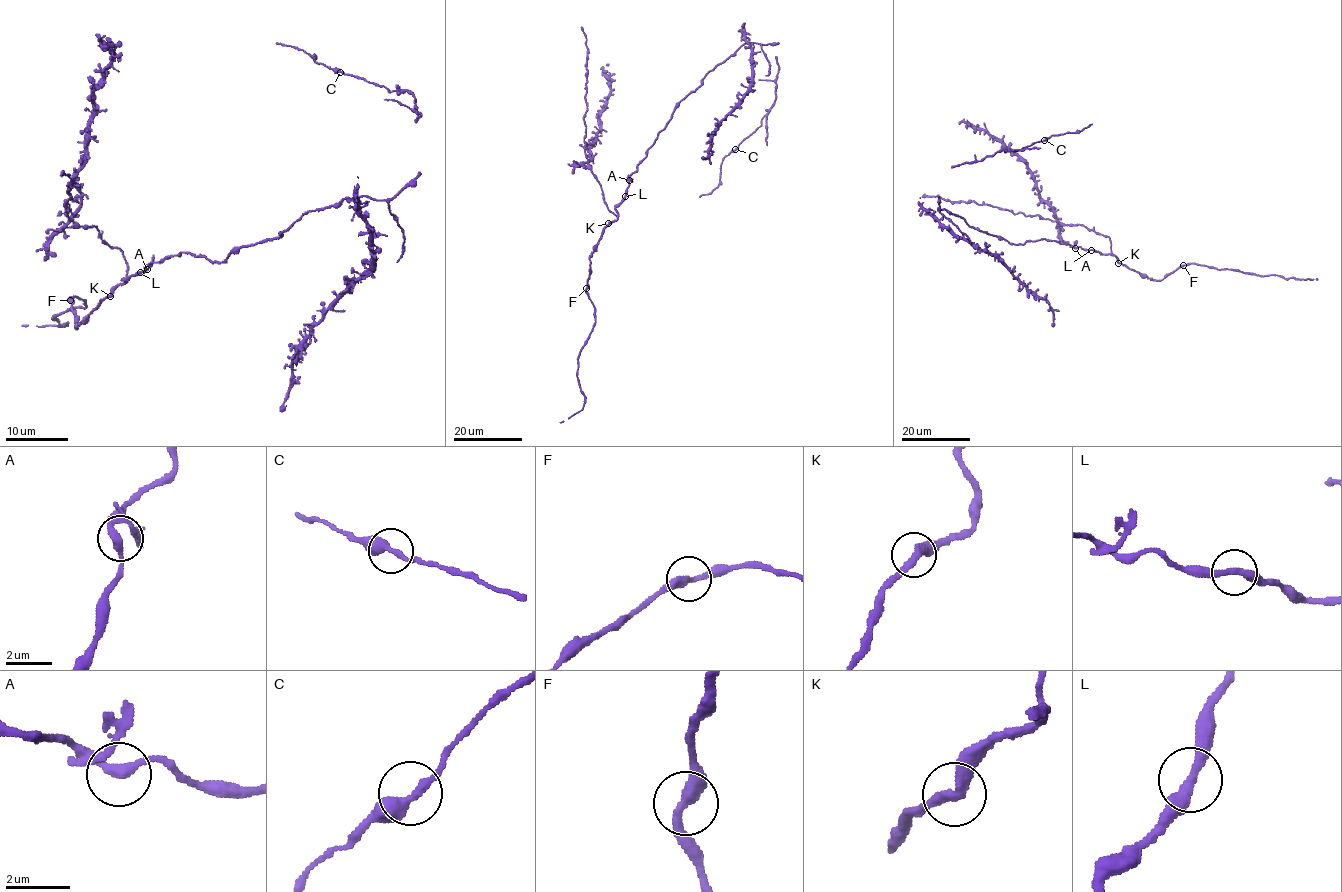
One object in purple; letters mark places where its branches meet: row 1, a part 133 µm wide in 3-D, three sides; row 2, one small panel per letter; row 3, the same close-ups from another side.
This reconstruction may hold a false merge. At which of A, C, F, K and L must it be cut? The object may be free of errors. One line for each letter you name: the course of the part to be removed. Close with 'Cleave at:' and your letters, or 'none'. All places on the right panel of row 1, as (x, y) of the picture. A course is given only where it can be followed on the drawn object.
Cleave at: none

